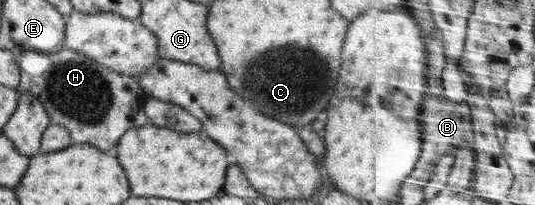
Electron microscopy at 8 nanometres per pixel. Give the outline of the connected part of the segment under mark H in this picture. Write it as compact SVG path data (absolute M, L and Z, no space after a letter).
M65 47L59 53L24 50L16 59L20 70L20 84L16 91L19 95L22 91L34 93L50 117L50 123L63 125L71 135L72 144L91 144L105 155L113 157L117 153L119 139L121 135L125 135L125 131L149 123L144 112L147 95L134 77L112 71L82 53Z

